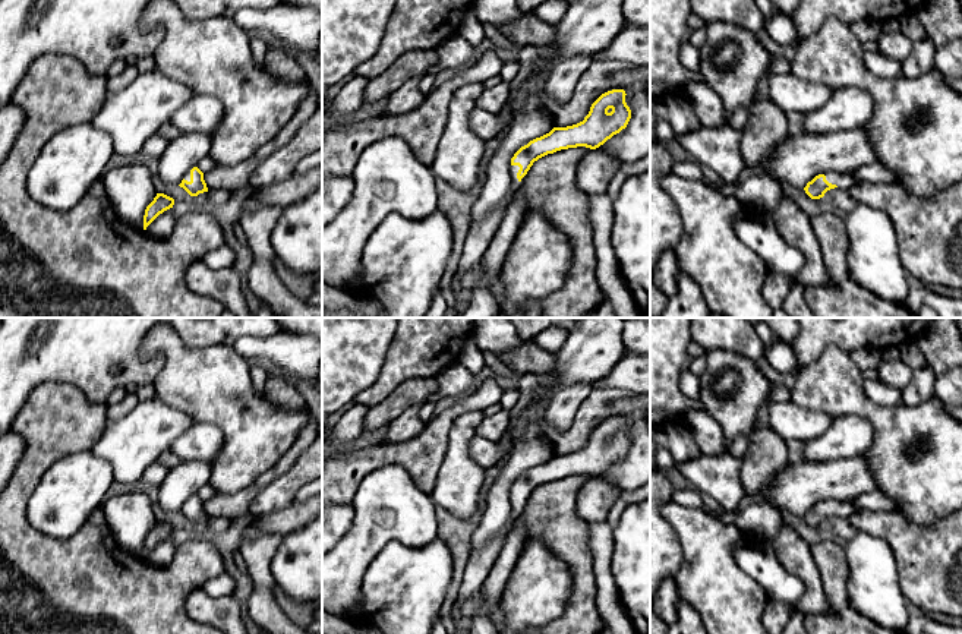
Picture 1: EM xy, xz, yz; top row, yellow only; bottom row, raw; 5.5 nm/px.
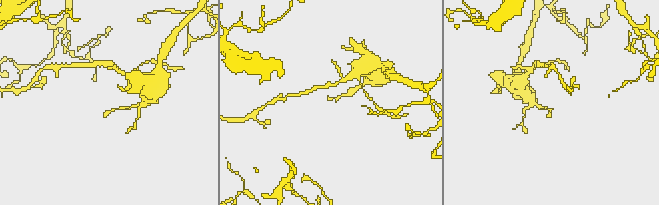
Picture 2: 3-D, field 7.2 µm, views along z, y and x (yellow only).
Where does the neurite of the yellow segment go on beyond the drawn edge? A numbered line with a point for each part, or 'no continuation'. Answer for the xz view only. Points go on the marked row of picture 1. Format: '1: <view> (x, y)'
1: xz (479, 236)

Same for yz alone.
1: yz (842, 180)

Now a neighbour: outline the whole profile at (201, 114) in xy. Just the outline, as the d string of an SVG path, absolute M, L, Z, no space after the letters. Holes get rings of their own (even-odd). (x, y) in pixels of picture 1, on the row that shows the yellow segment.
M196 95L183 104L170 119L182 133L212 135L223 119L221 102L211 95Z

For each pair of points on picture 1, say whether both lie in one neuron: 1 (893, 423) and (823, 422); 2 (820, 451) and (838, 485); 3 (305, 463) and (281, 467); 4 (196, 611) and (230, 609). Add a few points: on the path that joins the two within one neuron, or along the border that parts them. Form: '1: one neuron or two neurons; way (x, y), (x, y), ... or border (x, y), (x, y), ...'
1: two neurons; border (801, 406), (810, 410), (820, 410), (835, 419)
2: two neurons; border (858, 456), (808, 461)
3: two neurons; border (306, 448), (284, 473), (268, 485)
4: one neuron; way (205, 611), (221, 611)

